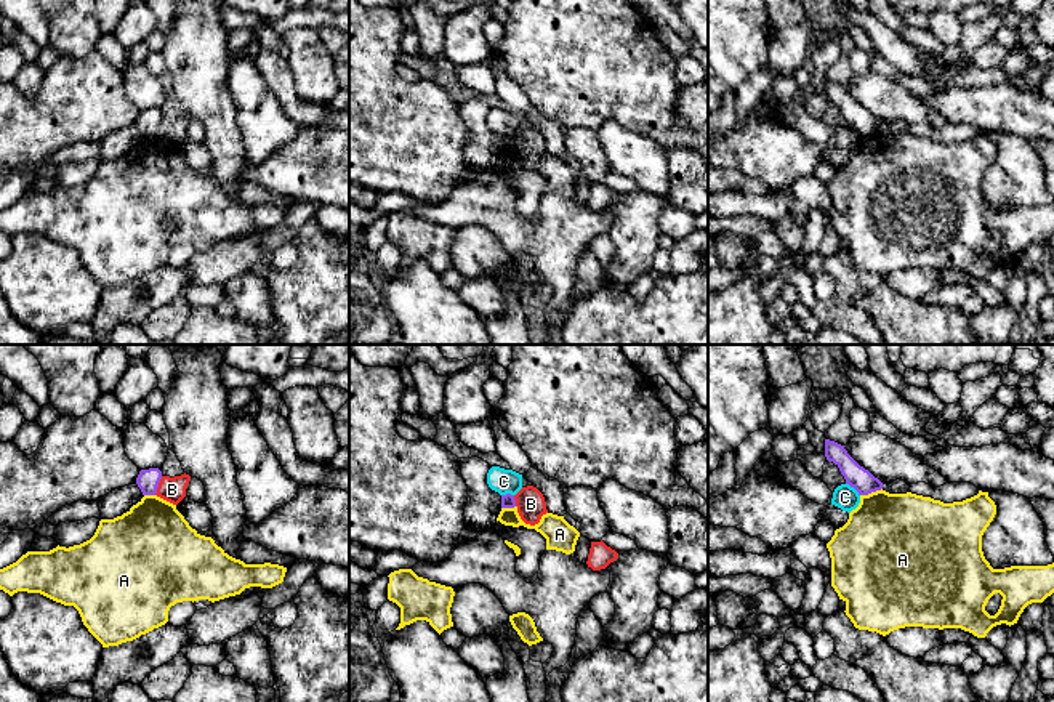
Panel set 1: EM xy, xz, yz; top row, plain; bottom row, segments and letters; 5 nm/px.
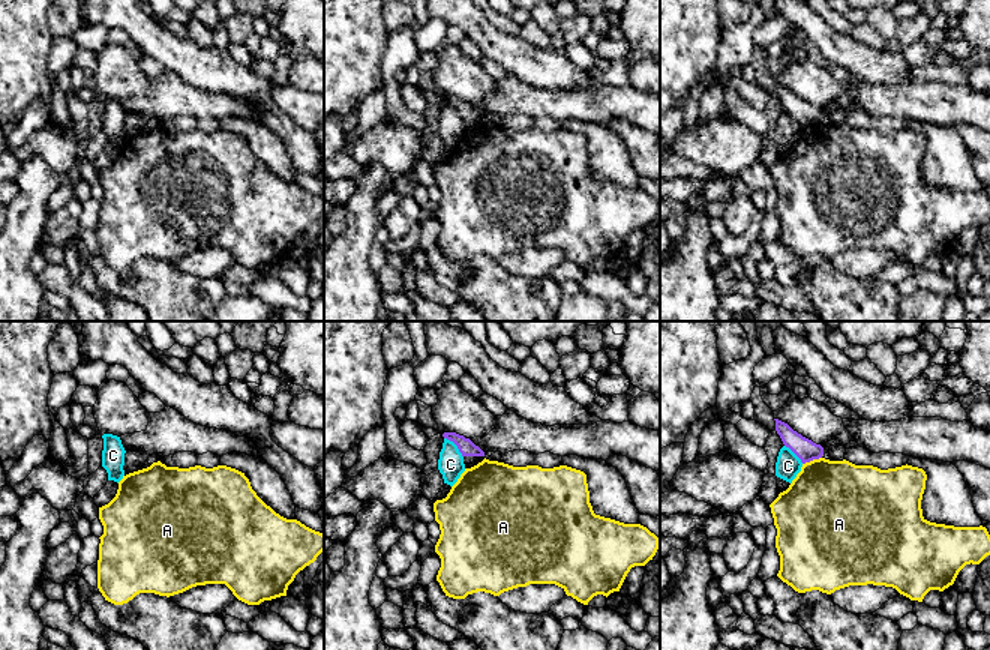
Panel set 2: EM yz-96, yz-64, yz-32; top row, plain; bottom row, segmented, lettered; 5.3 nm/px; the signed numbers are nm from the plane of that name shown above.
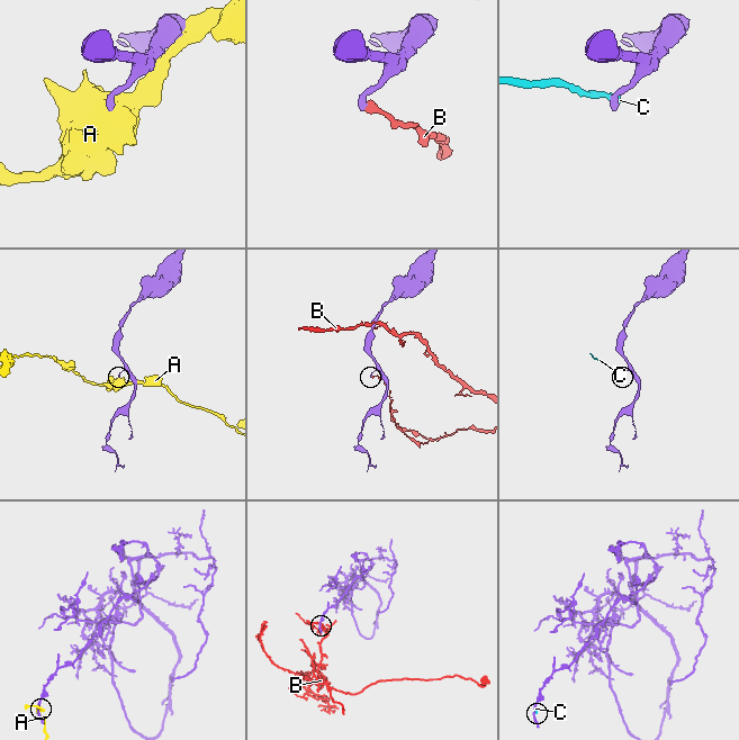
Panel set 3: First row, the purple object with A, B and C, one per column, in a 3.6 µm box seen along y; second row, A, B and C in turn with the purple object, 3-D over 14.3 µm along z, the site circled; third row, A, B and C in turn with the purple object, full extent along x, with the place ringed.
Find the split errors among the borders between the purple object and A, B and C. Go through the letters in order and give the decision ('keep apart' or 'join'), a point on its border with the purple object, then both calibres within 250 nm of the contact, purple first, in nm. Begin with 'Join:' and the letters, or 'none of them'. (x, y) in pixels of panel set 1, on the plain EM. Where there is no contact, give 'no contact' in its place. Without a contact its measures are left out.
Join: none of them
A: keep apart | yz (870, 133) | 120/460 nm
B: keep apart | xy (157, 127) | 110/130 nm
C: keep apart | yz (854, 129) | 120/120 nm

